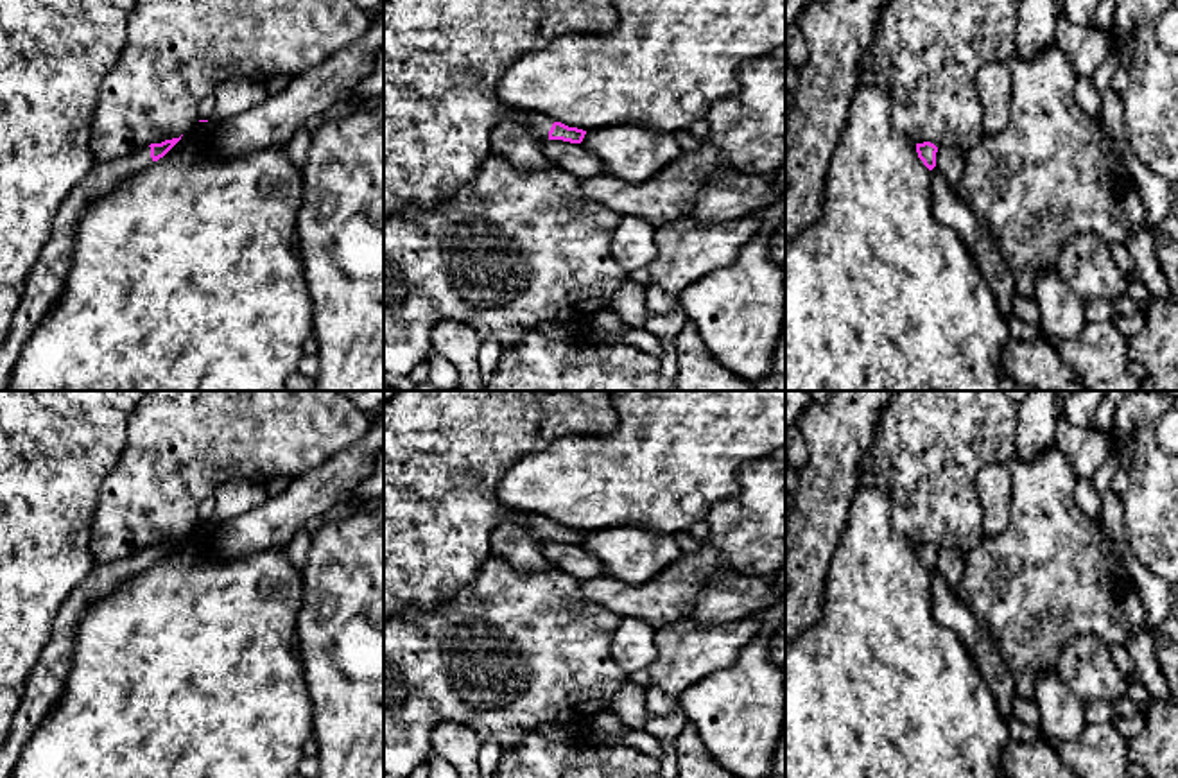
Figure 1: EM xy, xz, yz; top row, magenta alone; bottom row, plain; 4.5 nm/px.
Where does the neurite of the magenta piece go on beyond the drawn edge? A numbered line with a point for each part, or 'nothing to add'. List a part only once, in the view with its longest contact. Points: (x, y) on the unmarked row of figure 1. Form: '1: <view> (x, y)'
1: xy (47, 678)

